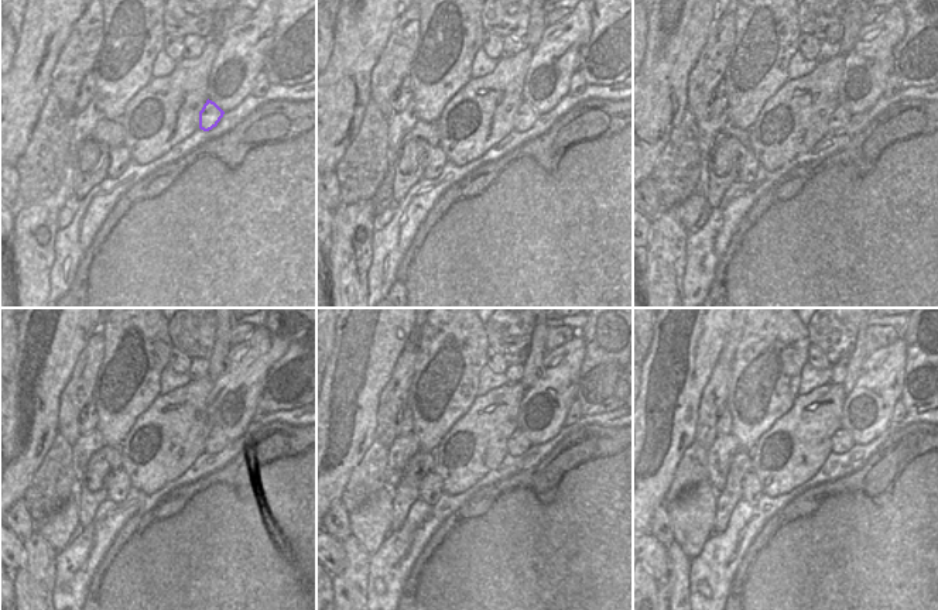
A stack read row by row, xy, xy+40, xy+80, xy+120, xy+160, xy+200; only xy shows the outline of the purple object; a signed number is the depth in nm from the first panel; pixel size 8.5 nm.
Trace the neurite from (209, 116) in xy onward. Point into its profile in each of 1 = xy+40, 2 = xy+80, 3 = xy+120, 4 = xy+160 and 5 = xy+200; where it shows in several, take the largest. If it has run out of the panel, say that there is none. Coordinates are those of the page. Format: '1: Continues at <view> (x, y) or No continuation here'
1: Continues at xy+40 (524, 117)
2: Continues at xy+80 (841, 117)
3: Continues at xy+120 (216, 441)
4: Continues at xy+160 (519, 444)
5: Continues at xy+200 (842, 442).

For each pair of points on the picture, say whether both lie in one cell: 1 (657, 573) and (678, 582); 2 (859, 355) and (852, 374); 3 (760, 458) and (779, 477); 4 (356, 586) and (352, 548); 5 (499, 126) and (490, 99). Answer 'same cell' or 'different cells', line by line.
1: different cells
2: same cell
3: same cell
4: same cell
5: same cell

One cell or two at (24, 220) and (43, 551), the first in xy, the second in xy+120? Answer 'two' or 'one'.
one

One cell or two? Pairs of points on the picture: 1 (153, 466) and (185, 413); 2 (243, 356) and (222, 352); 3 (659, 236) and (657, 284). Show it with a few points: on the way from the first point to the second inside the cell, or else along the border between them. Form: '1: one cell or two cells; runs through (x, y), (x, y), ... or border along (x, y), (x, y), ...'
1: one cell; runs through (157, 453), (175, 425)
2: two cells; border along (230, 345), (223, 372), (214, 381)
3: one cell; runs through (659, 247), (657, 273)

